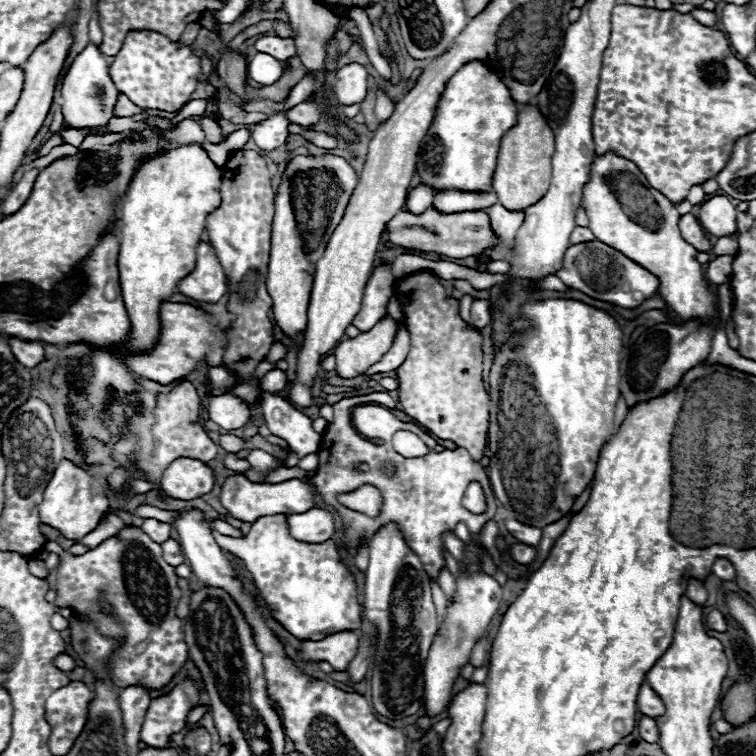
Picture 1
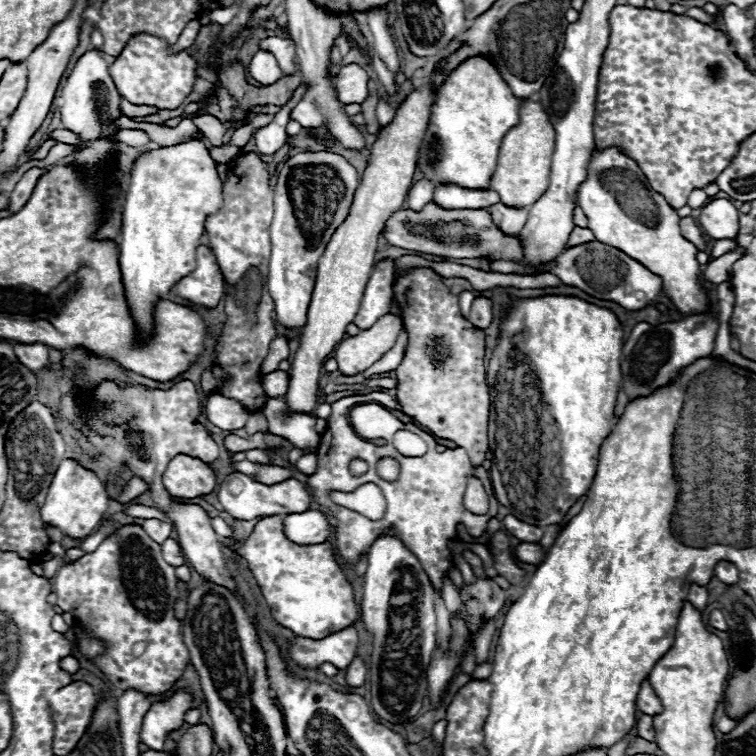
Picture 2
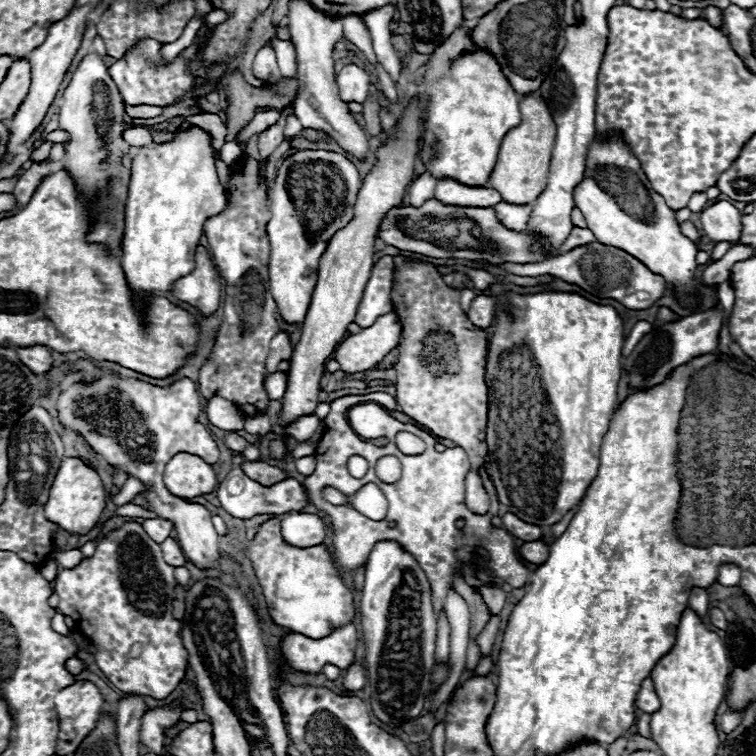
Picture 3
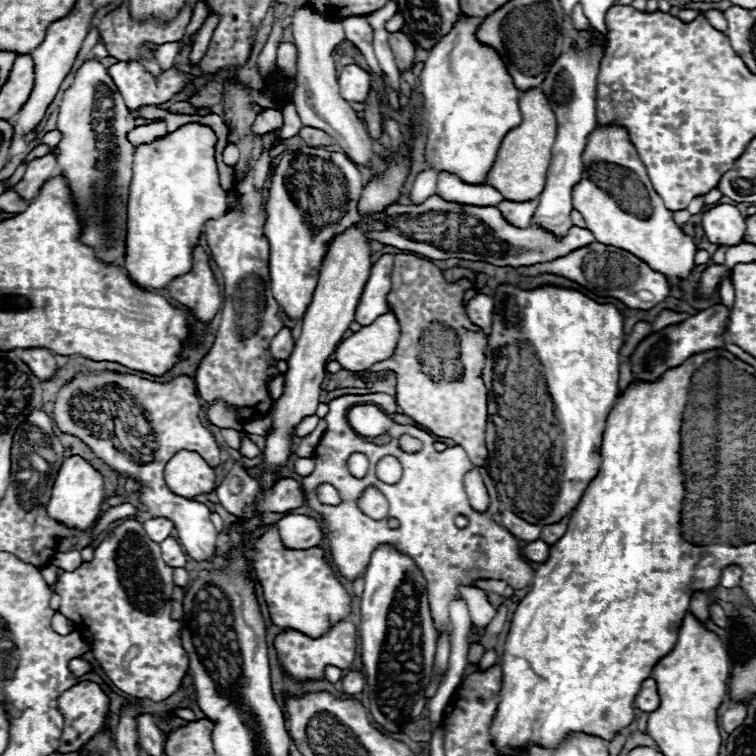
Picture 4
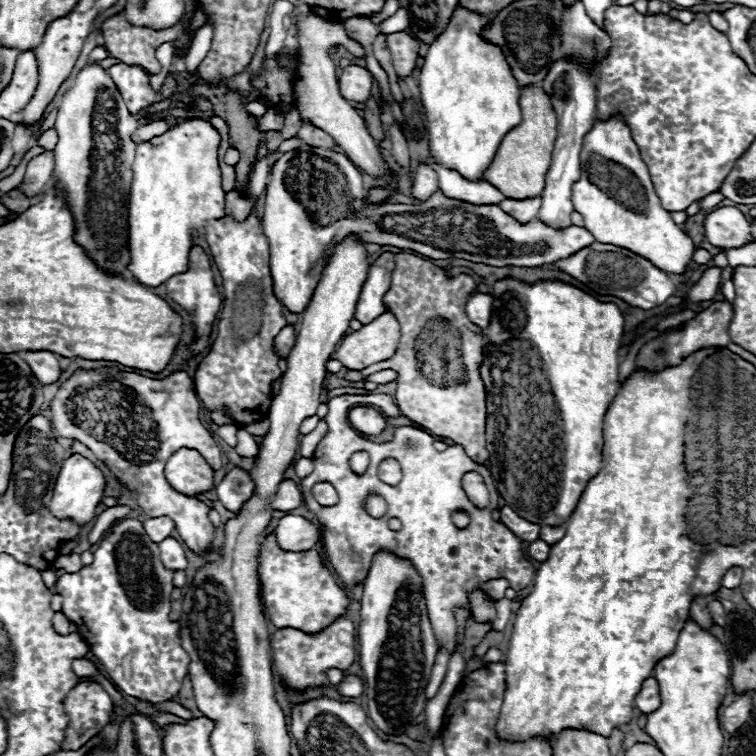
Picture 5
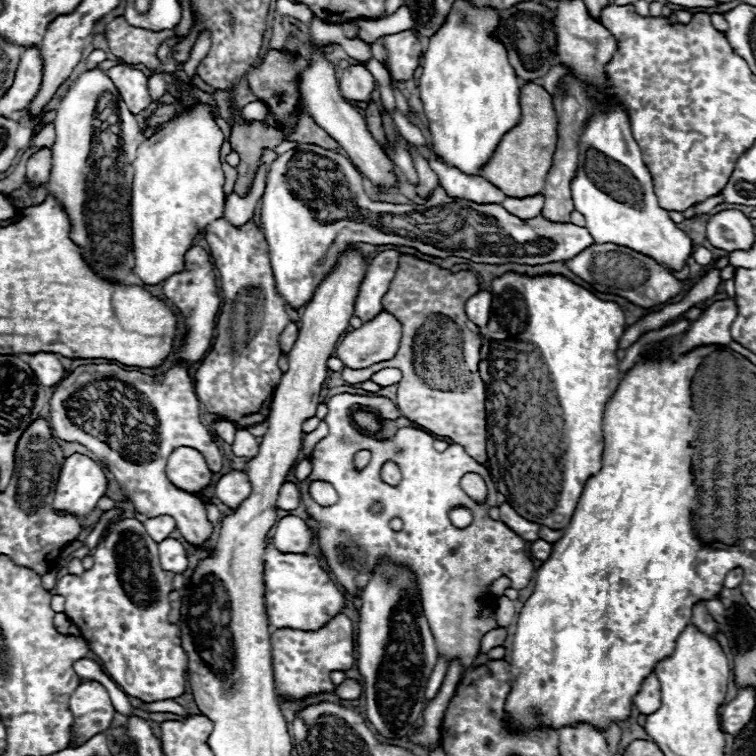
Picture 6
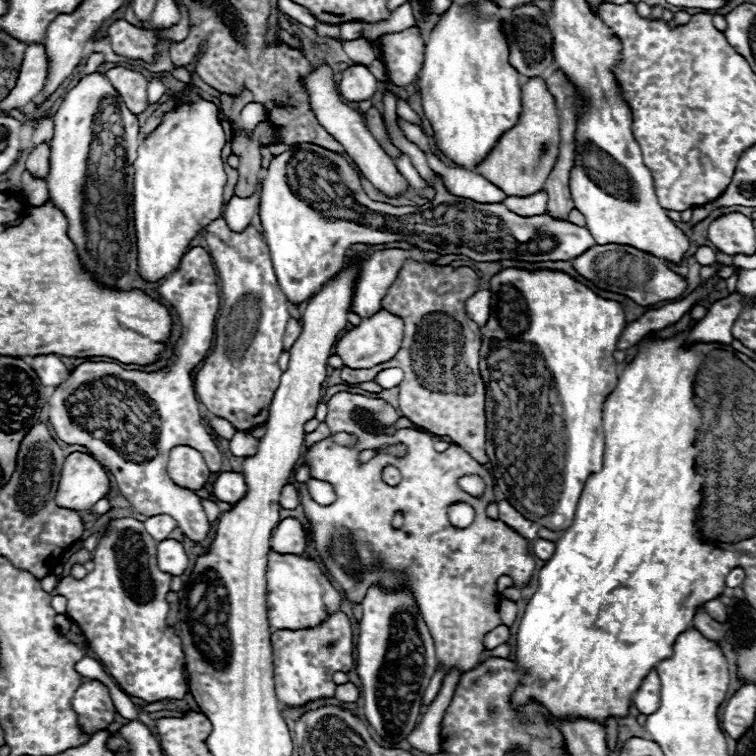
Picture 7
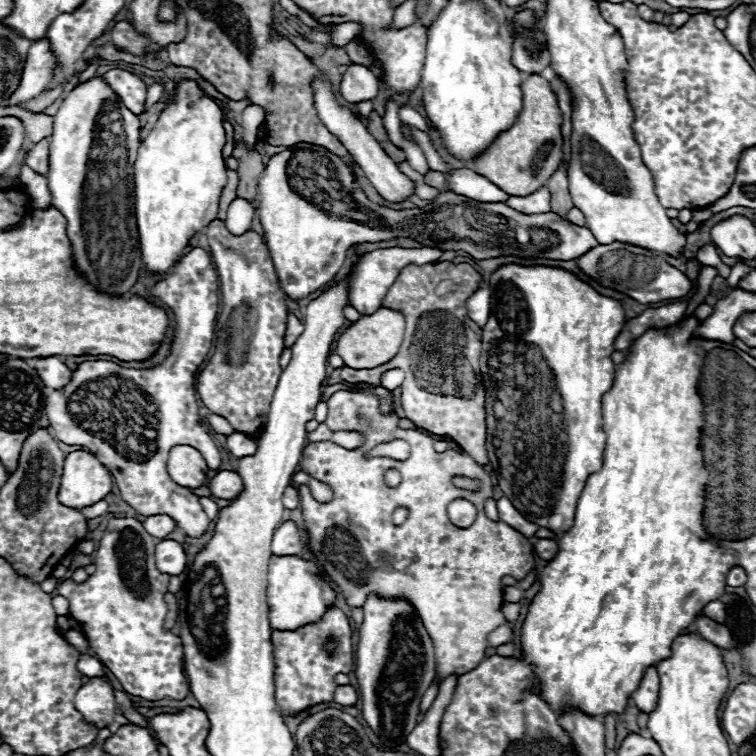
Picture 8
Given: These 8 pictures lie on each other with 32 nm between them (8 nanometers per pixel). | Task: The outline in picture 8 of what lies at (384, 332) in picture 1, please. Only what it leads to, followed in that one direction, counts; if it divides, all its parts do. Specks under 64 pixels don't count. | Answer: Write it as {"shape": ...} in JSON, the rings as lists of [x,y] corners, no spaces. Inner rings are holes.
{"shape":[[[380,308],[372,316],[362,316],[356,324],[350,324],[350,328],[344,330],[344,334],[338,338],[334,352],[344,360],[350,368],[374,368],[388,360],[392,360],[398,354],[398,348],[404,338],[404,316],[400,312]]]}

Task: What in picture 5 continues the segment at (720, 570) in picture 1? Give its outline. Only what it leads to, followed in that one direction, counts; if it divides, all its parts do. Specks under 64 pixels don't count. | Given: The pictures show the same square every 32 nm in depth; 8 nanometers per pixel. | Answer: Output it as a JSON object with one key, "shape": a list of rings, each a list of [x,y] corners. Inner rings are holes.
{"shape":[[[734,566],[734,568],[726,570],[726,574],[722,578],[722,586],[724,588],[736,588],[736,586],[740,586],[740,580],[742,580],[742,570],[738,566]]]}

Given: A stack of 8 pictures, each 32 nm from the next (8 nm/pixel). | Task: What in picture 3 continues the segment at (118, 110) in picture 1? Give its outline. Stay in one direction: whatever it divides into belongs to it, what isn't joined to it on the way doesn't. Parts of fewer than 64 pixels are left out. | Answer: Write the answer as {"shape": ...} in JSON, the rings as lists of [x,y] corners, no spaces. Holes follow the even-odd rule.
{"shape":[[[124,102],[124,110],[130,118],[152,118],[152,116],[158,116],[162,110],[160,108],[152,108],[152,106],[130,106]]]}

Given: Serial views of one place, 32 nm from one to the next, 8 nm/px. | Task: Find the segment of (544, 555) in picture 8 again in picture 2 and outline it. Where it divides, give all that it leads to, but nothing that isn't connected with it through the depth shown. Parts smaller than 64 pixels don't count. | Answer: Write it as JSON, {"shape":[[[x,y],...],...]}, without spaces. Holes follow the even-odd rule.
{"shape":[[[518,544],[514,548],[514,556],[516,556],[516,560],[526,562],[526,564],[542,562],[542,550],[538,544]]]}

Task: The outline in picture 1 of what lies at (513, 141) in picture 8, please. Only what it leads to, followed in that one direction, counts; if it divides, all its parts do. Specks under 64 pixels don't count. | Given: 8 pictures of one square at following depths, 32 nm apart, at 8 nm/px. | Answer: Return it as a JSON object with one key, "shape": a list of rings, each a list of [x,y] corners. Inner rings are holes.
{"shape":[[[526,106],[518,114],[518,124],[510,128],[500,142],[498,166],[492,176],[492,190],[498,196],[498,204],[502,204],[510,212],[526,210],[536,204],[550,182],[550,158],[554,152],[554,134],[544,122],[544,116],[536,116],[536,112]]]}

